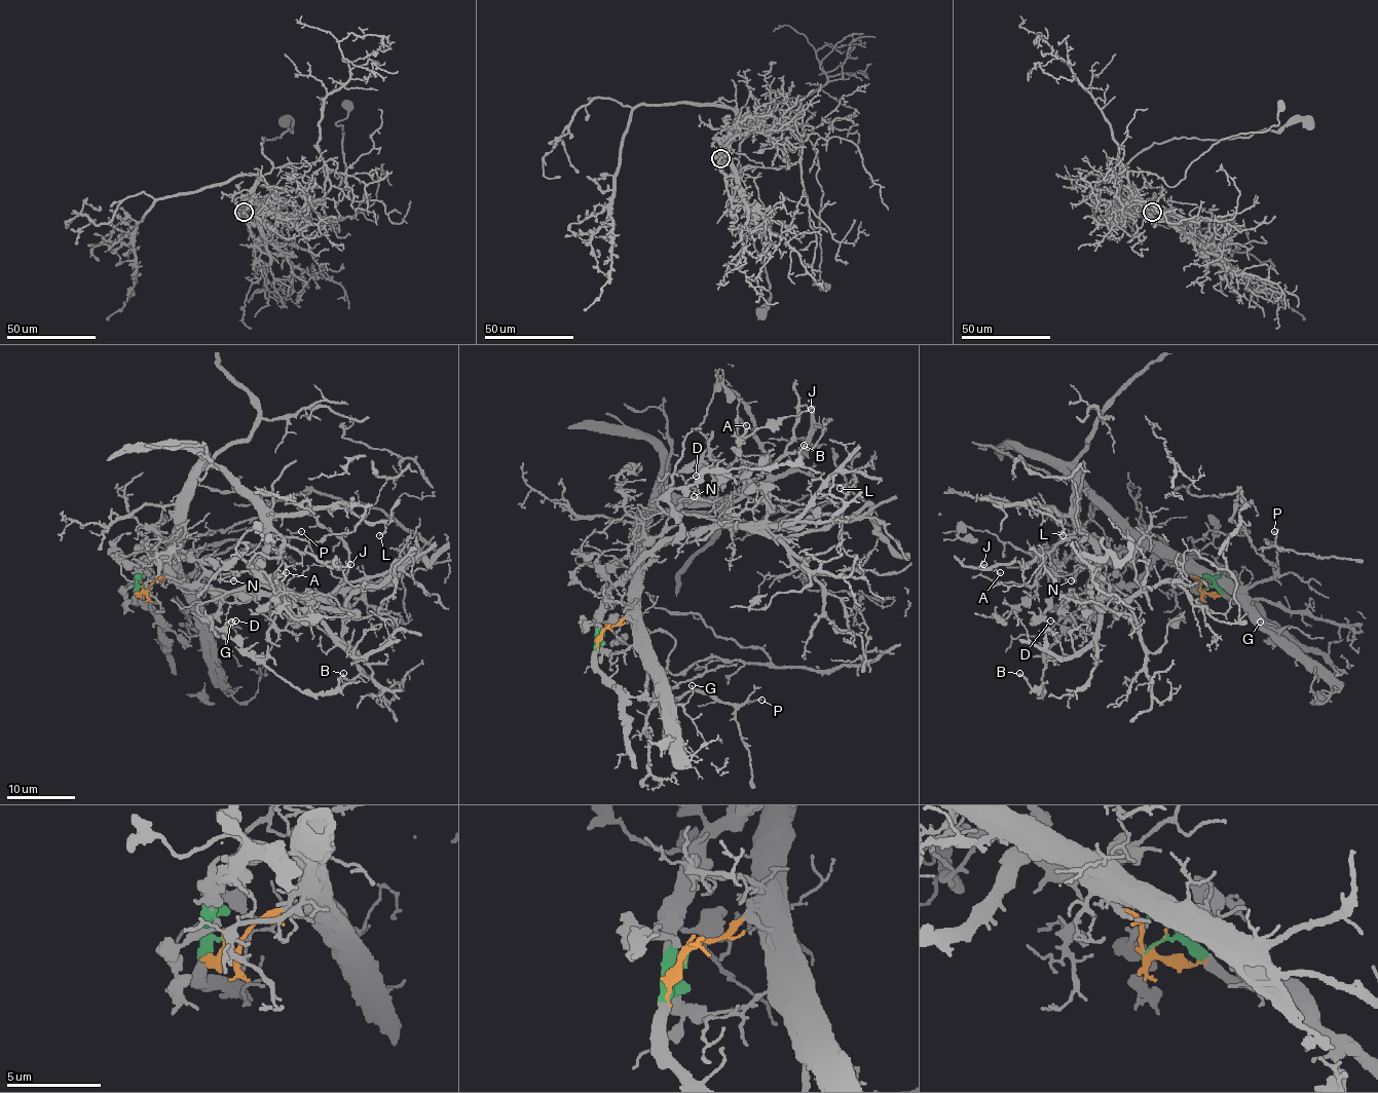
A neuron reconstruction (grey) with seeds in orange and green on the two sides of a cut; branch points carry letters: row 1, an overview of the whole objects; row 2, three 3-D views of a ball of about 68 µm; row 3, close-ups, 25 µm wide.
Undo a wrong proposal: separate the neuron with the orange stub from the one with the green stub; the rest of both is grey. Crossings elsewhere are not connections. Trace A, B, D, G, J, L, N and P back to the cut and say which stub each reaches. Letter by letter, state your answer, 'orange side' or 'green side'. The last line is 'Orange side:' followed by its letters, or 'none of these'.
A: orange side
B: green side
D: green side
G: orange side
J: orange side
L: orange side
N: orange side
P: orange side
Orange side: A, G, J, L, N, P

